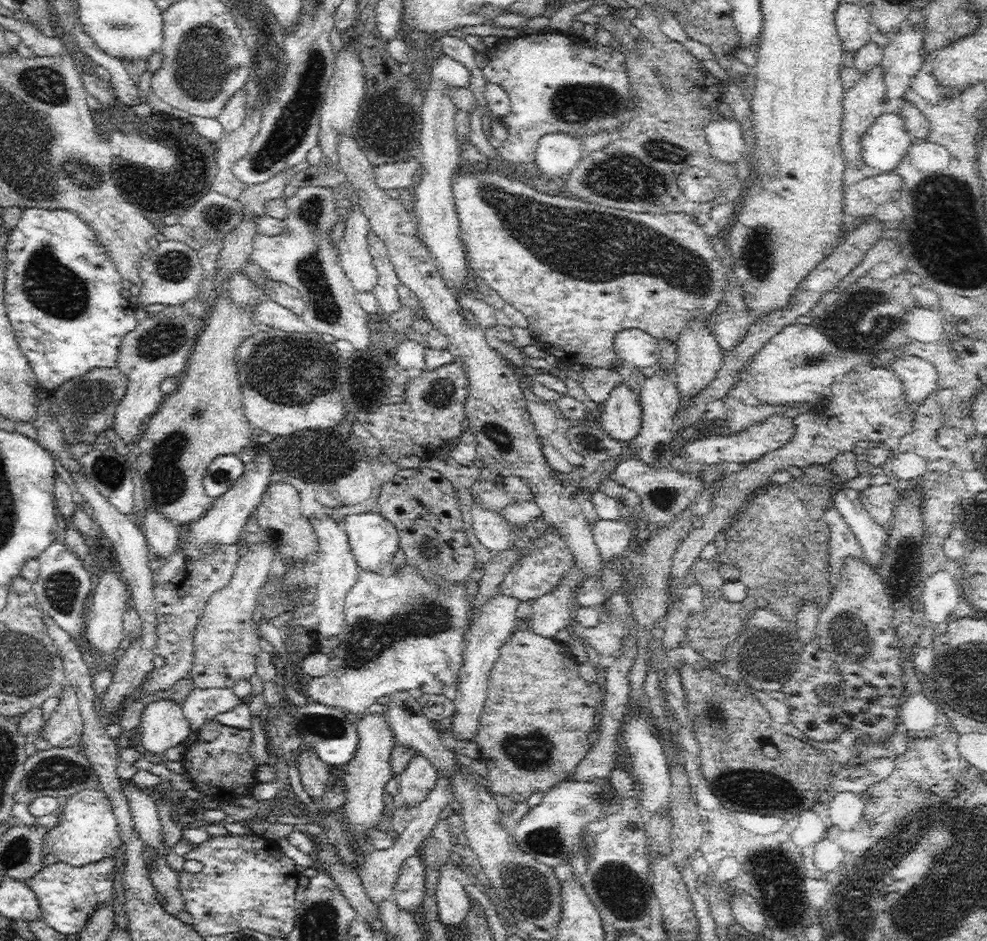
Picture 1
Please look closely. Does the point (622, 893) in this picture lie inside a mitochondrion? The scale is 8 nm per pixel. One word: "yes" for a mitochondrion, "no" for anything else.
yes

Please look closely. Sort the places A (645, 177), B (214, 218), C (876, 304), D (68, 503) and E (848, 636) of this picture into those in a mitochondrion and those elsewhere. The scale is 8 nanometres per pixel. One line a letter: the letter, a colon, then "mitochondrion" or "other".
A: mitochondrion
B: mitochondrion
C: mitochondrion
D: other
E: mitochondrion

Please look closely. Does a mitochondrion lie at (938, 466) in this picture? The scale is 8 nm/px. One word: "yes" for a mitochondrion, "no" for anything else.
no

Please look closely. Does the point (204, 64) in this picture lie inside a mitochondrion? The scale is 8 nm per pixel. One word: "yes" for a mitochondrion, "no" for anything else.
yes

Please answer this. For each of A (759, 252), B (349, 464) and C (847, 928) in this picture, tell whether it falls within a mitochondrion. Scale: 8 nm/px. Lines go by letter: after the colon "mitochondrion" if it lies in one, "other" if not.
A: mitochondrion
B: other
C: other

